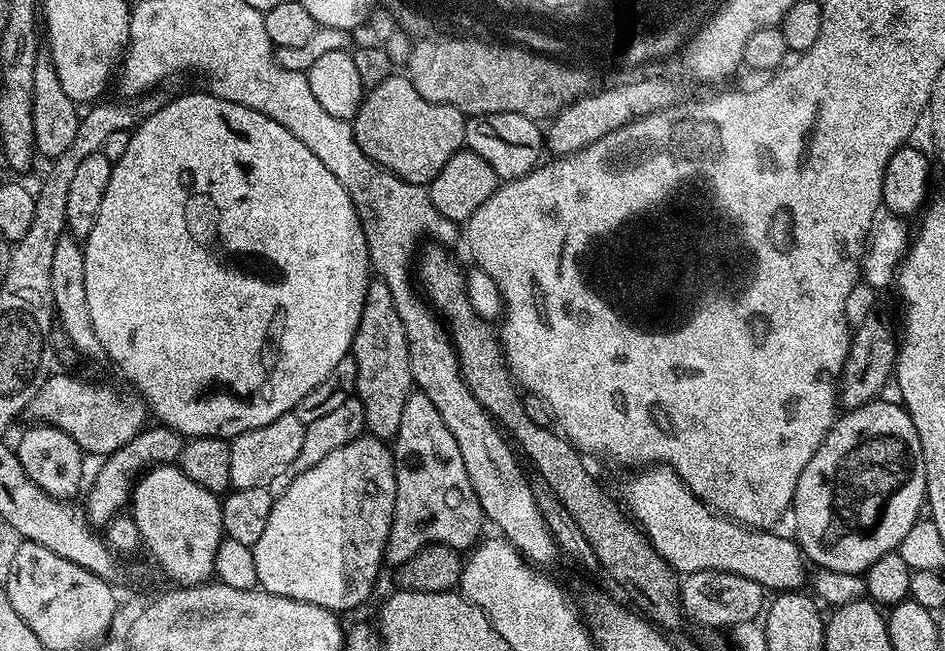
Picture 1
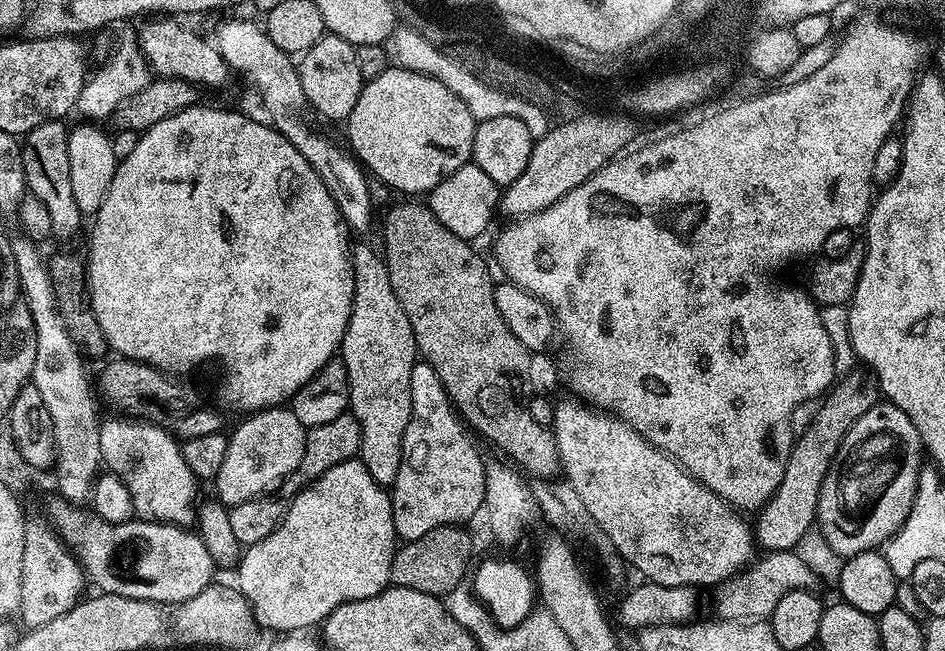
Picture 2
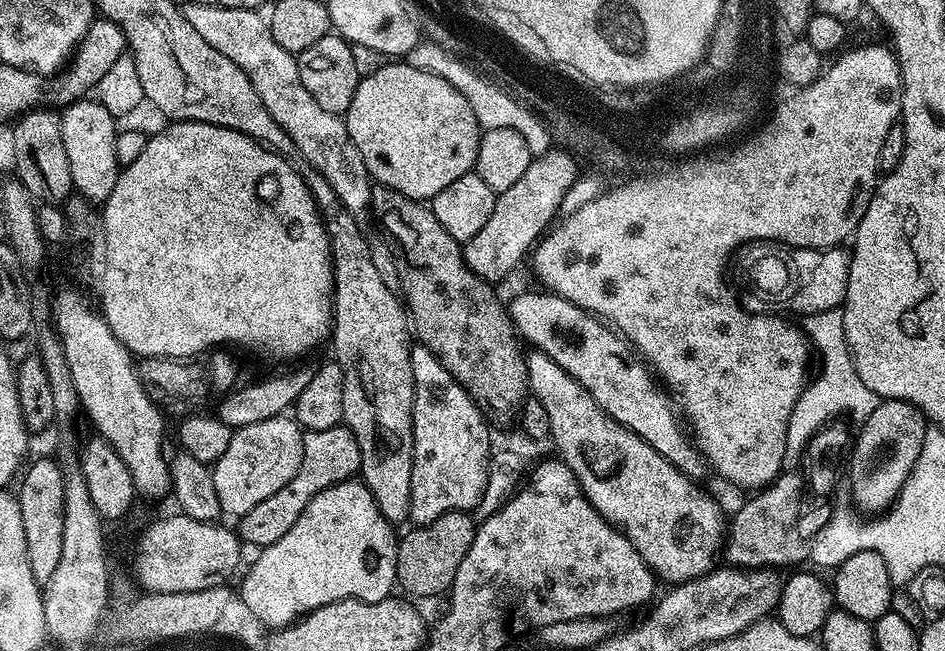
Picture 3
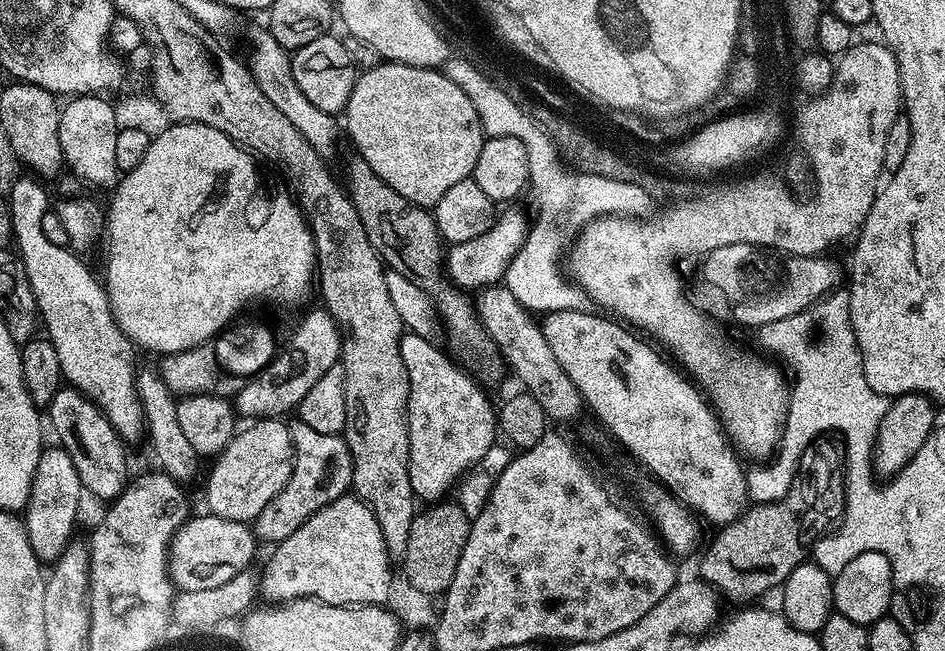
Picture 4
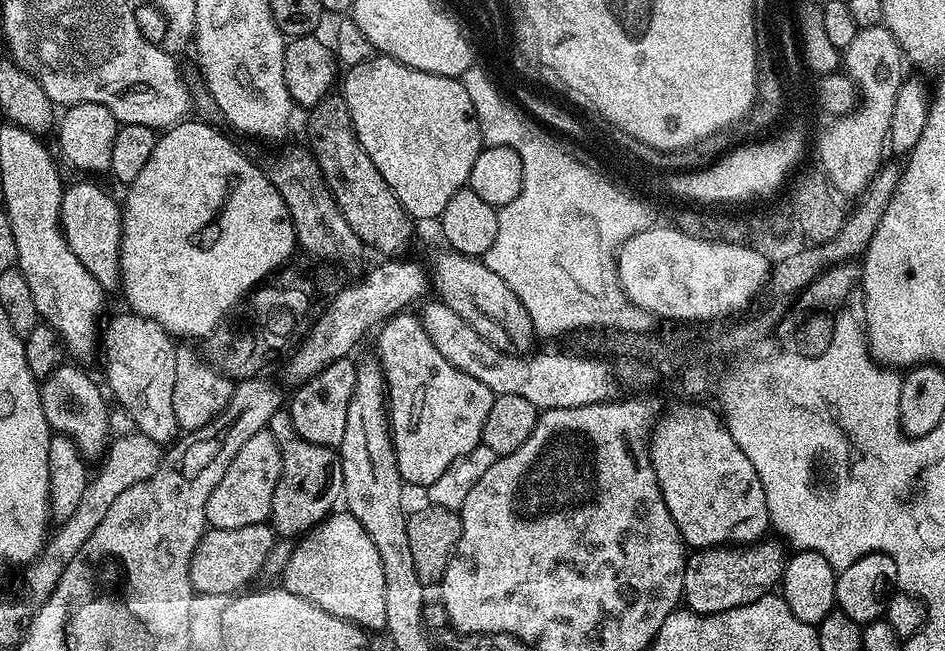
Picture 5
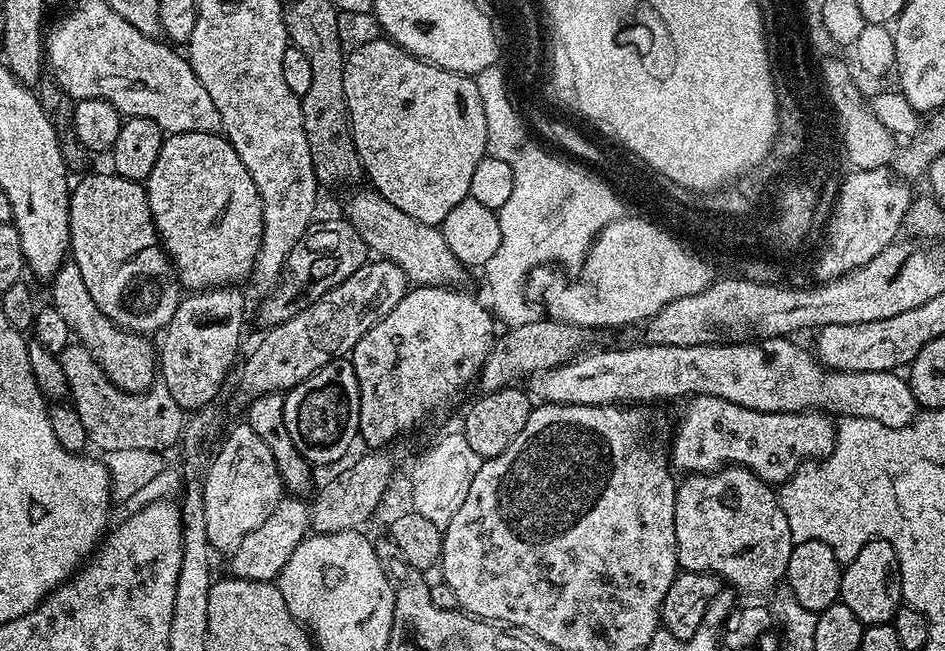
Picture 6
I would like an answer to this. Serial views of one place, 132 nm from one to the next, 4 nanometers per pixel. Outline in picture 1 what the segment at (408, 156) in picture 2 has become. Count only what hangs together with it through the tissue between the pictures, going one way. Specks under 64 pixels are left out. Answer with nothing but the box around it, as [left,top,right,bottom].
[351,74,465,186]

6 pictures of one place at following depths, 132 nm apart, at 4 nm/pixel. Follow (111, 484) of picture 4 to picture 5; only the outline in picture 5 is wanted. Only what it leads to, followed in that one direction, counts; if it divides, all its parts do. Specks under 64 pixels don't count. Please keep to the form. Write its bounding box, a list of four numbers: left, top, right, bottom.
[41,364,110,460]

